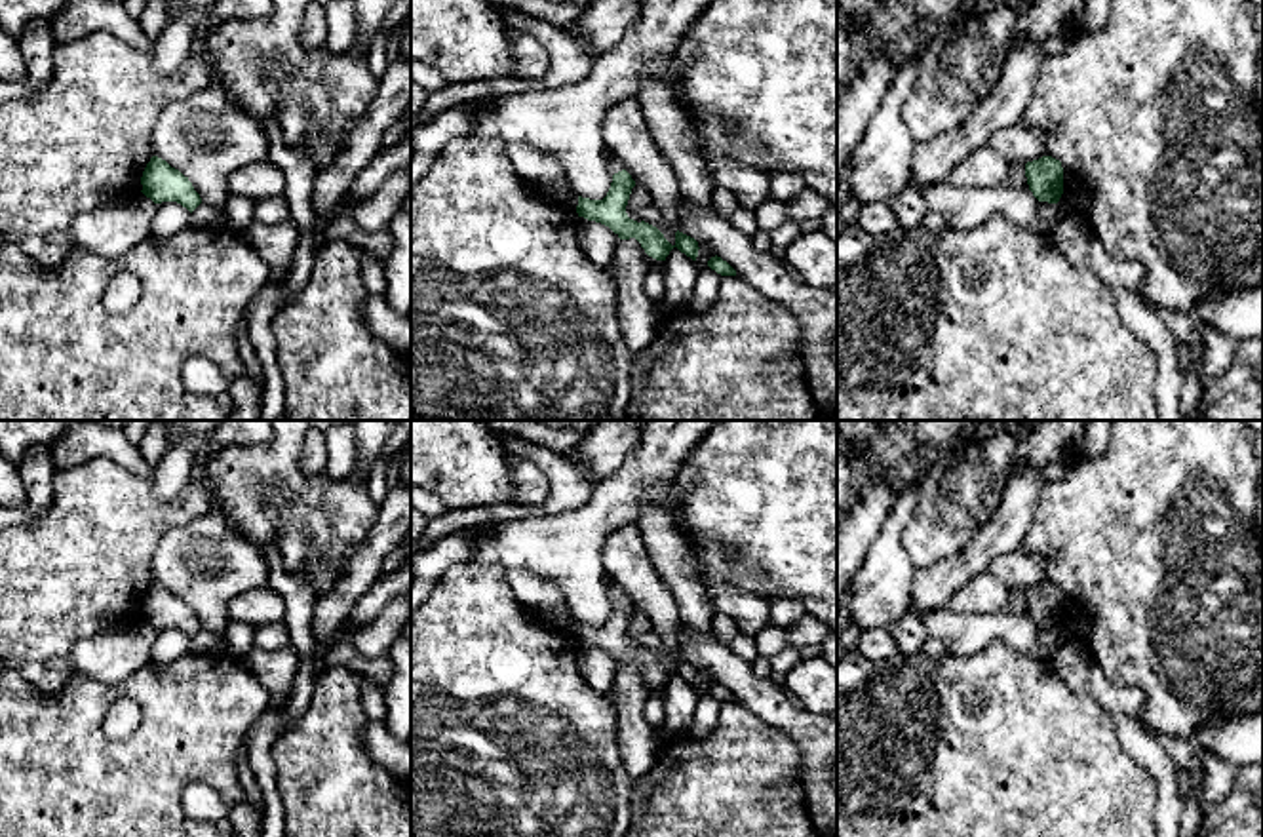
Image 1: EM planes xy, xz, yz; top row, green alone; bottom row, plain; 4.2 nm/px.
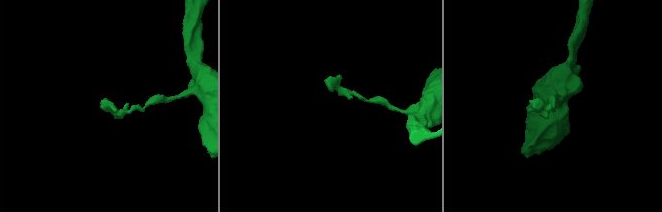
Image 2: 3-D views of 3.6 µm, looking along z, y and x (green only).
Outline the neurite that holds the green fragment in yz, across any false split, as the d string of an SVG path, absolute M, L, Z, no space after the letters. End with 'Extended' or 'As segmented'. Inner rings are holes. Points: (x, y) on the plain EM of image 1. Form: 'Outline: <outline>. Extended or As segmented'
Outline: M1052 582L1025 590L1029 616L1039 628L1058 630L1063 620L1063 594Z. As segmented

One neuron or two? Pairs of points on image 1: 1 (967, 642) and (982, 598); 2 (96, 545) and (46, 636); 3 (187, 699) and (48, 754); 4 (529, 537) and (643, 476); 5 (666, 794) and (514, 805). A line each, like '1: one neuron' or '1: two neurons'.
1: two neurons
2: one neuron
3: one neuron
4: one neuron
5: two neurons

